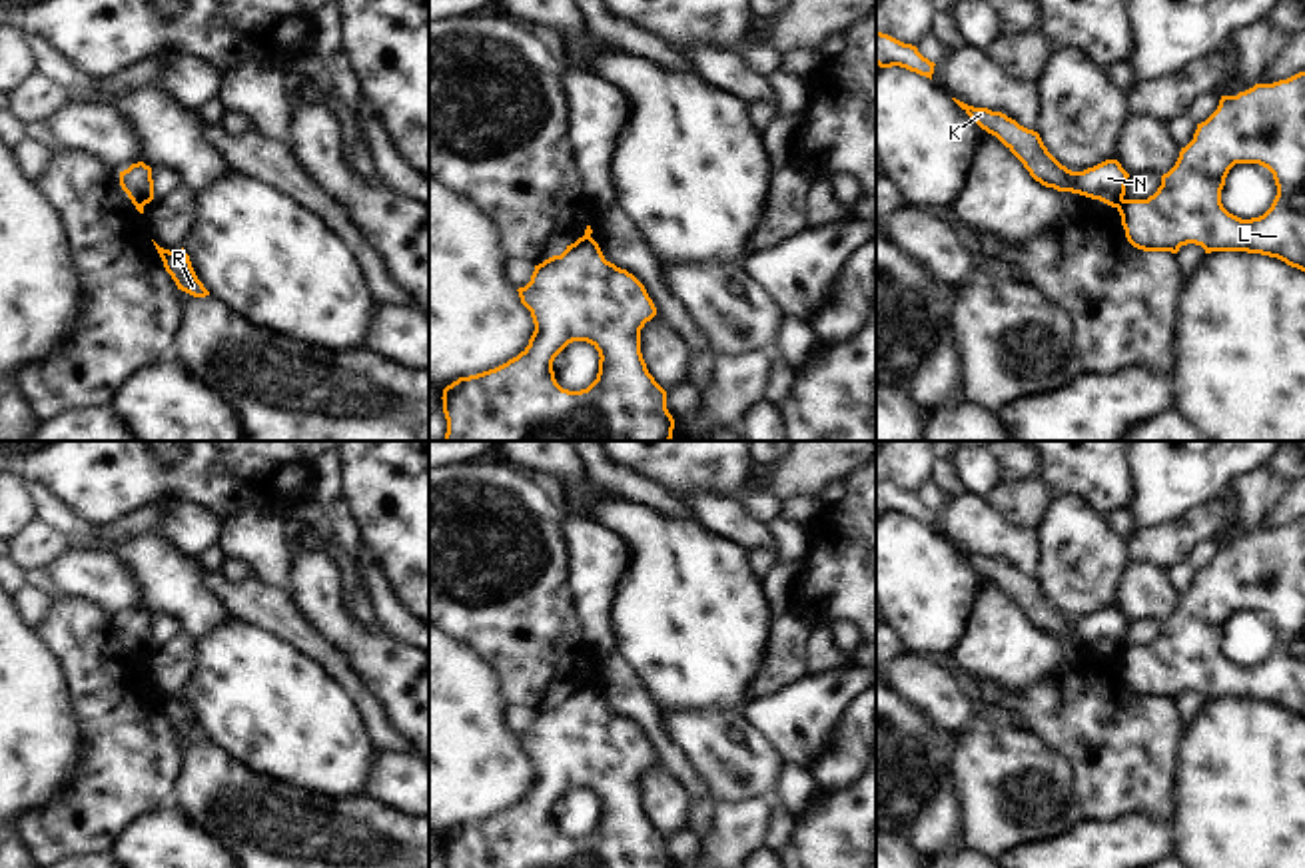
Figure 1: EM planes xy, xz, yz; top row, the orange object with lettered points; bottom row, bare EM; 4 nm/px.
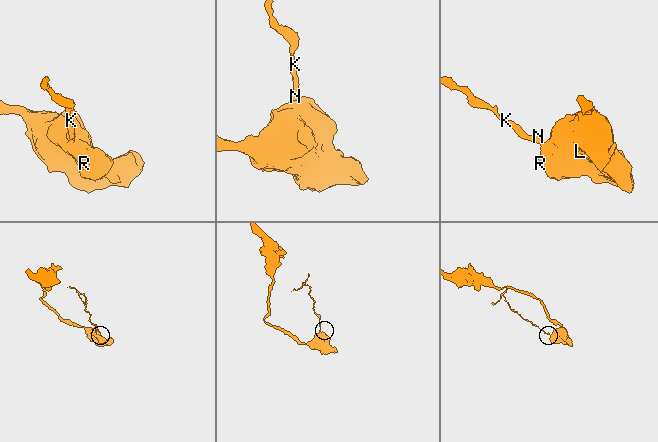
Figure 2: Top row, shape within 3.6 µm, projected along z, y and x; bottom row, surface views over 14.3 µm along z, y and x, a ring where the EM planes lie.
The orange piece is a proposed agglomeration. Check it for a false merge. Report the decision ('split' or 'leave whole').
split

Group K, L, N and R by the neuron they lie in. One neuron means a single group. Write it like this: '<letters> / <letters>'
K N / L R

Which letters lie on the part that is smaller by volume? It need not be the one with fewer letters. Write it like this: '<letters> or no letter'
K, N

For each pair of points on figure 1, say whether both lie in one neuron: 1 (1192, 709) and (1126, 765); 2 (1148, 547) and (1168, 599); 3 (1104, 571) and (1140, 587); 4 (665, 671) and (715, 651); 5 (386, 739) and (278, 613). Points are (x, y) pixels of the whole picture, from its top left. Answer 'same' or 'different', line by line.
1: different
2: different
3: different
4: same
5: same

